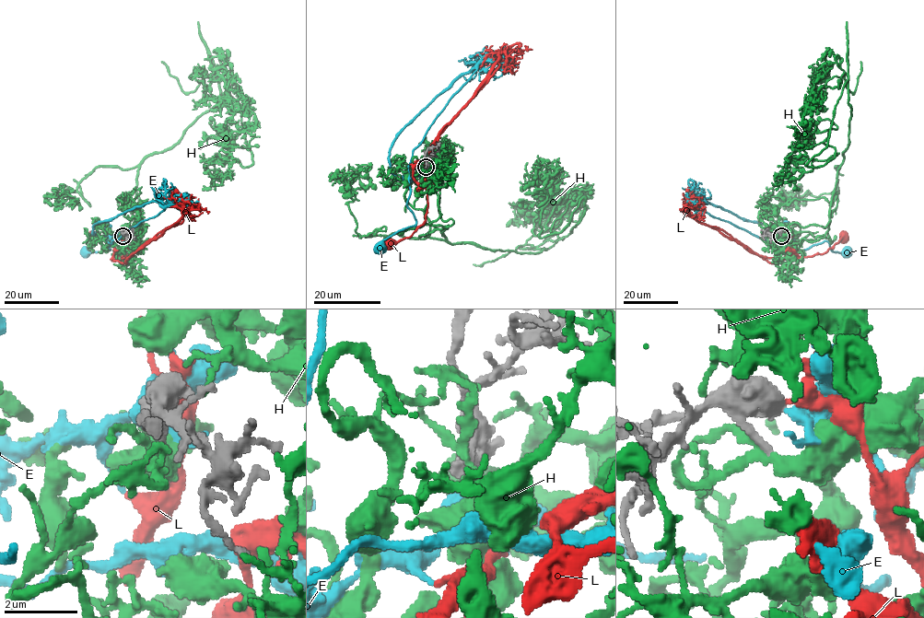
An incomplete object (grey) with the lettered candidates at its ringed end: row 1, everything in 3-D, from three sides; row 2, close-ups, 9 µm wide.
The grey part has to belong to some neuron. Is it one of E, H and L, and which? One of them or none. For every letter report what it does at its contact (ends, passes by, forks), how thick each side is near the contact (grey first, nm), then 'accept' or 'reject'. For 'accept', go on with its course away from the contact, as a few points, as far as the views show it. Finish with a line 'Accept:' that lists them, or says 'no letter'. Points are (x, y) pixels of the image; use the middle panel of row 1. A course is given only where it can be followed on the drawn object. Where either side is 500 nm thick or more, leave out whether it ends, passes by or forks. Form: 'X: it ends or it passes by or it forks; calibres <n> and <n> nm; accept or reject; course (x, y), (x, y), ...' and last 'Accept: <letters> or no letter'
E: calibres 600 and 320 nm; reject
H: it forks; calibres 200 and 280 nm; accept; course (426, 167), (423, 225), (539, 252), (532, 215), (562, 195), (529, 180), (540, 157)
L: calibres 650 and 280 nm; reject
Accept: H

